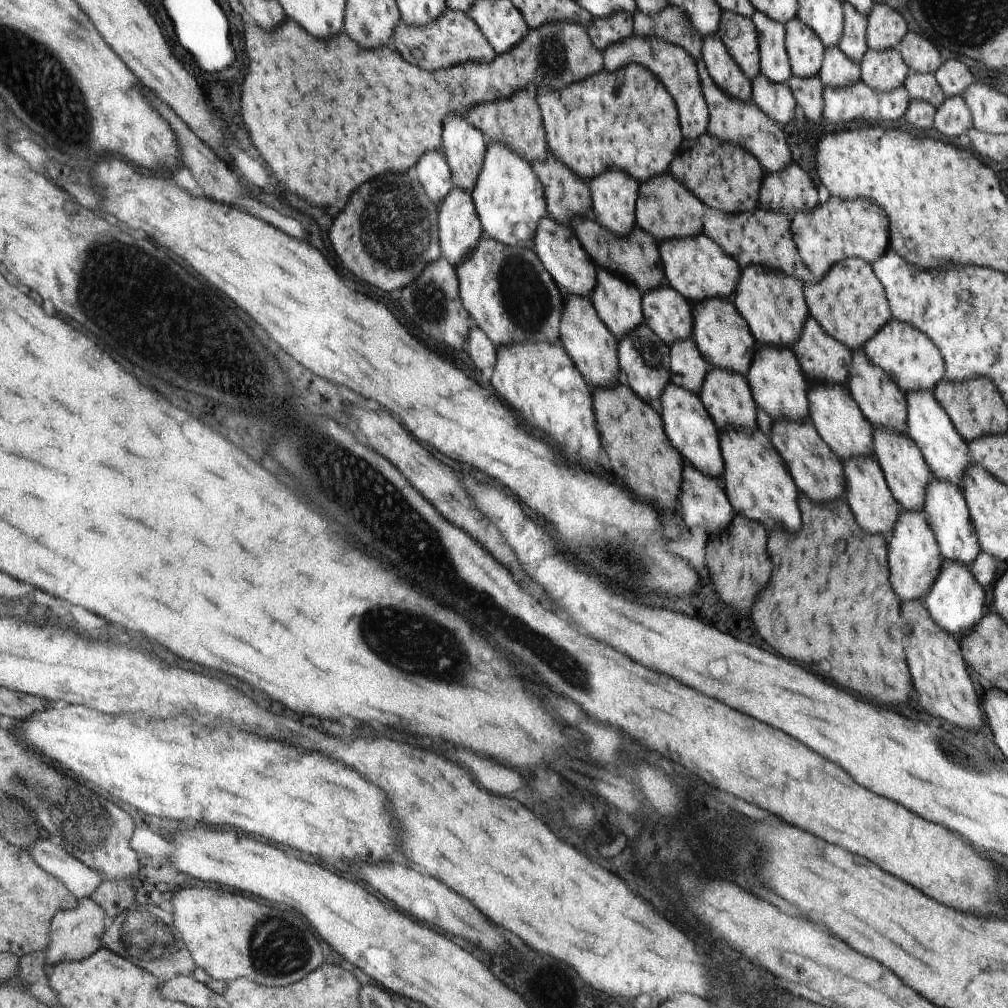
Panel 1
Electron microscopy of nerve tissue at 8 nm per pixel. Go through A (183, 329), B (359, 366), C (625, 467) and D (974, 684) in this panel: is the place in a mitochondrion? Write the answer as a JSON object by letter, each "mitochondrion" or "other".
{"A":"mitochondrion","B":"other","C":"other","D":"other"}

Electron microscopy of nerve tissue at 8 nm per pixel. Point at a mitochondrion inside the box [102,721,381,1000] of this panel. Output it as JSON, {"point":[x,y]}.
{"point":[276,943]}

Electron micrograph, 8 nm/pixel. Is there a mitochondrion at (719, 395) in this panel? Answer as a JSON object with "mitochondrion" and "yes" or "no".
{"mitochondrion":"no"}

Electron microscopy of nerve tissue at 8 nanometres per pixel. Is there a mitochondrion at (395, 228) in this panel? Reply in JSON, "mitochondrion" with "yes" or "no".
{"mitochondrion":"yes"}

